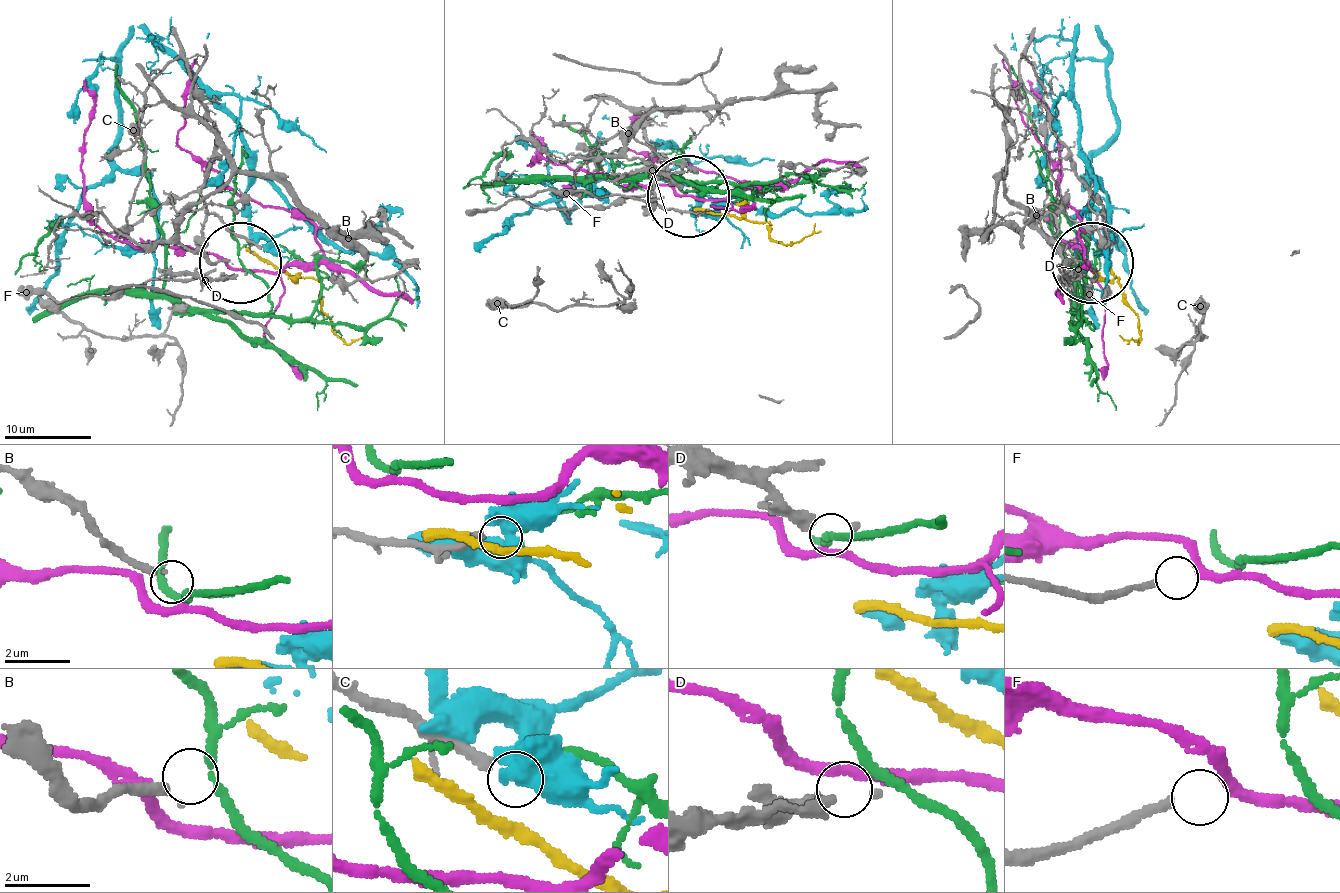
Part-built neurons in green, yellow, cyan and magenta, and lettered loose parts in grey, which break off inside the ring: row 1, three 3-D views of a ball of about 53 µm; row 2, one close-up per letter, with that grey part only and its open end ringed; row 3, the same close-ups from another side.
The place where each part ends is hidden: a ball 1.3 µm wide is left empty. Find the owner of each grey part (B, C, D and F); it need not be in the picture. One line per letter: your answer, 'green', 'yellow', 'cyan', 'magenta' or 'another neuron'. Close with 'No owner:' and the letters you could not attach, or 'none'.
B: another neuron
C: another neuron
D: another neuron
F: magenta
No owner: B, C, D

